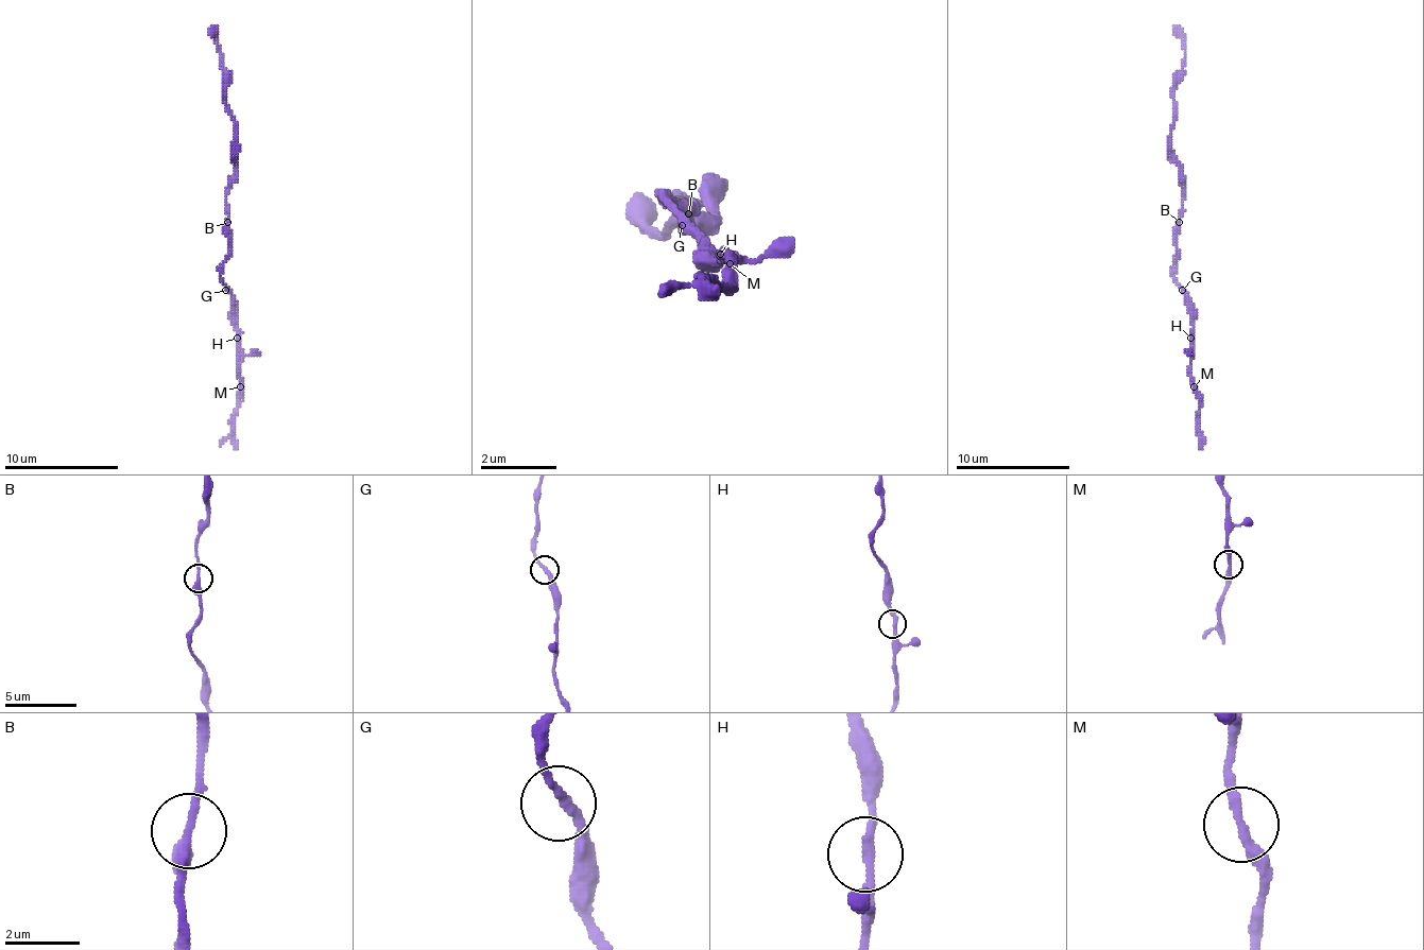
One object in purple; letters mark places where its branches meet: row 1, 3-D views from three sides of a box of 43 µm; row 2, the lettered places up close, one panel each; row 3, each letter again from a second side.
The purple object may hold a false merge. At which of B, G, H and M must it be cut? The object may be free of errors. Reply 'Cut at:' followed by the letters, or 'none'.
Cut at: none

